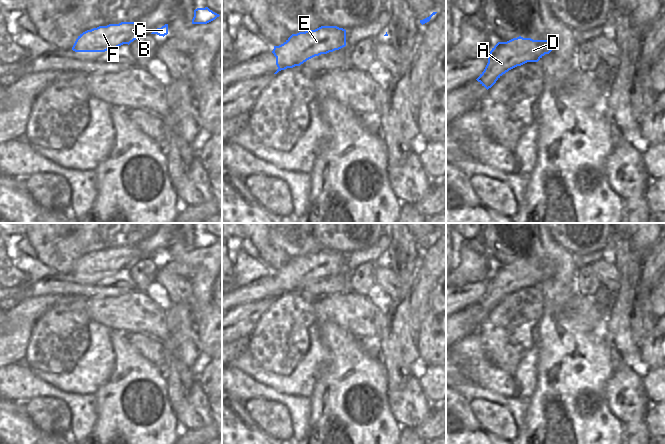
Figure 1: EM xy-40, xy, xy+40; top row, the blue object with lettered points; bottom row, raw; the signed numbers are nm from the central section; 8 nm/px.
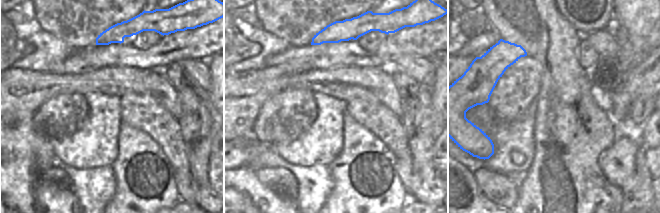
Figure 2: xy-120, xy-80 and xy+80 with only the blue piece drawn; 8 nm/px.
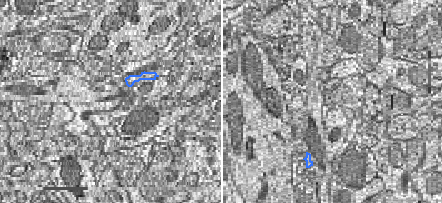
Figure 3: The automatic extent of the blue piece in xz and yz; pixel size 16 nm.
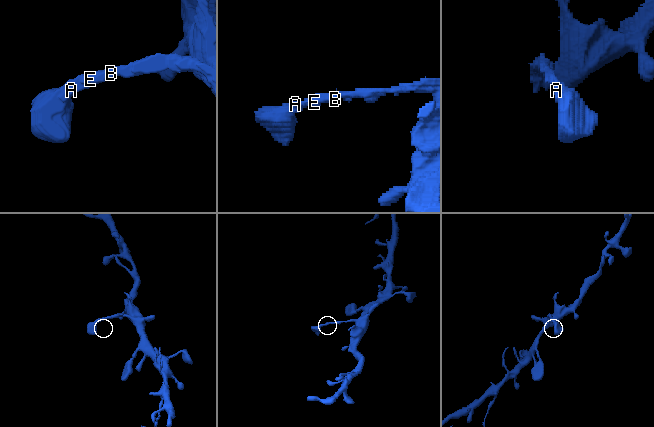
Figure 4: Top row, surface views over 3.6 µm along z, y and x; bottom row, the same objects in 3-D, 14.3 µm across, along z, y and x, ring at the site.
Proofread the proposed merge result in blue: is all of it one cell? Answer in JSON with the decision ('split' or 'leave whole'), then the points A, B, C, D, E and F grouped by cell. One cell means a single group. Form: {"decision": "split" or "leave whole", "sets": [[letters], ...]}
{"decision": "leave whole", "sets": [["A", "B", "C", "D", "E", "F"]]}

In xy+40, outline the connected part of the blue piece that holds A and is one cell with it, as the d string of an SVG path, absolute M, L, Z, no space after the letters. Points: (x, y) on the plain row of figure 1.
M521 260L498 266L488 278L488 287L476 303L487 314L509 294L527 286L538 286L554 269L549 264L533 264Z

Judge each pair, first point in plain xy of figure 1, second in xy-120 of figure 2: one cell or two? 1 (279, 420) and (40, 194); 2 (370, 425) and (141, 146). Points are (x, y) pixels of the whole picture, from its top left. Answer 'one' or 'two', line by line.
1: two
2: one

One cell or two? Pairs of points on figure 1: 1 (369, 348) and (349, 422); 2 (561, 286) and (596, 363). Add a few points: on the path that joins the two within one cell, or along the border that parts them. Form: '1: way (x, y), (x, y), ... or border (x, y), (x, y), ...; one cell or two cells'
1: border (358, 338), (360, 346), (371, 357), (381, 360); two cells
2: way (557, 305), (558, 325), (577, 344); one cell

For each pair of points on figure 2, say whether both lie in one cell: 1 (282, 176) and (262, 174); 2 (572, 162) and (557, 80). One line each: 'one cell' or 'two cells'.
1: one cell
2: one cell

